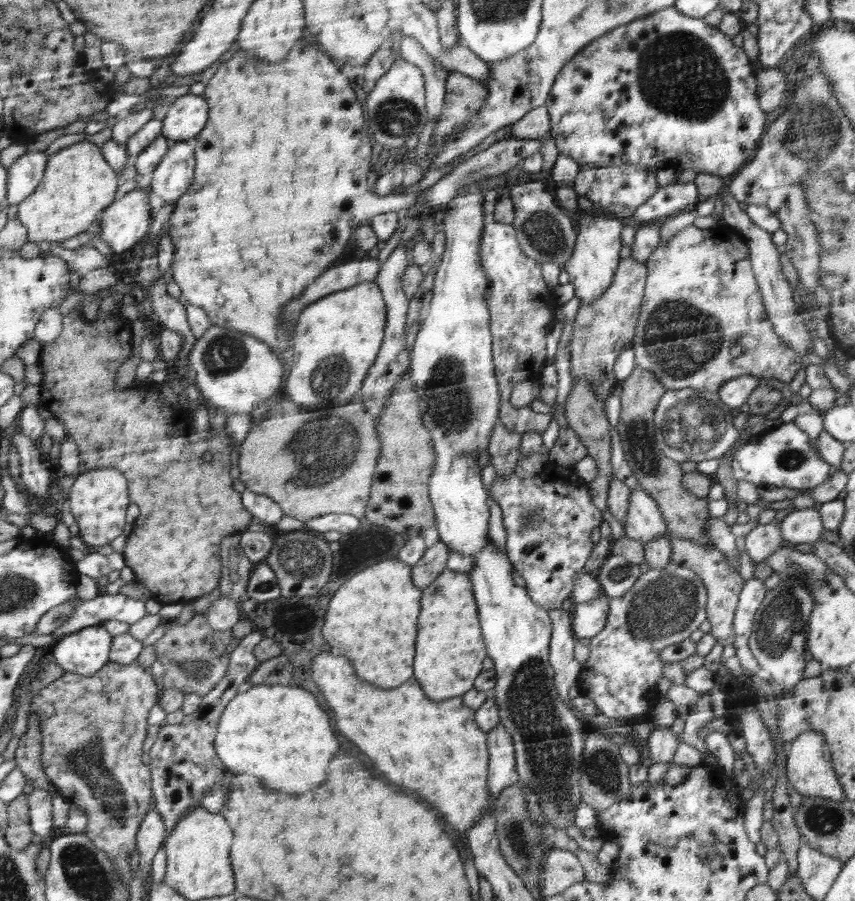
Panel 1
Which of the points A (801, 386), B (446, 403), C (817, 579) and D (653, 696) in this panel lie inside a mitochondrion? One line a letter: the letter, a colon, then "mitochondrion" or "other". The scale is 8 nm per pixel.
A: other
B: mitochondrion
C: mitochondrion
D: other

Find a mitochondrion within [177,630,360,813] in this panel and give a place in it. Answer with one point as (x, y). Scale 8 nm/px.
(198, 668)

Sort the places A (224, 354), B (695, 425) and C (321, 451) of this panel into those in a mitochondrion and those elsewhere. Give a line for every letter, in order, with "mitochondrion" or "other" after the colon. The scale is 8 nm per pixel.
A: mitochondrion
B: mitochondrion
C: mitochondrion

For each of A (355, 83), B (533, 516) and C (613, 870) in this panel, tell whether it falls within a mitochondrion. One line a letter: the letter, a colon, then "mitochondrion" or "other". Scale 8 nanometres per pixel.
A: other
B: mitochondrion
C: other

